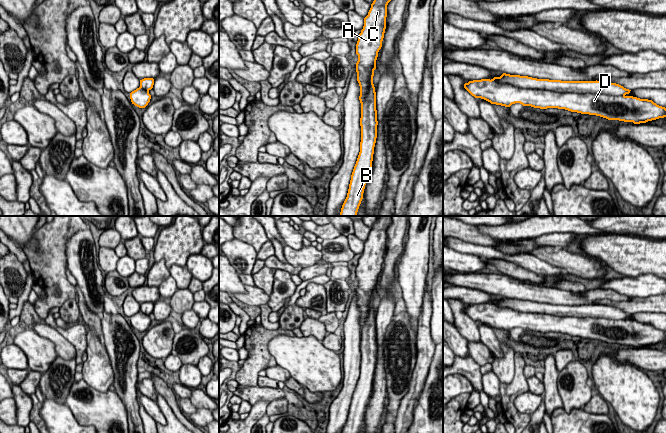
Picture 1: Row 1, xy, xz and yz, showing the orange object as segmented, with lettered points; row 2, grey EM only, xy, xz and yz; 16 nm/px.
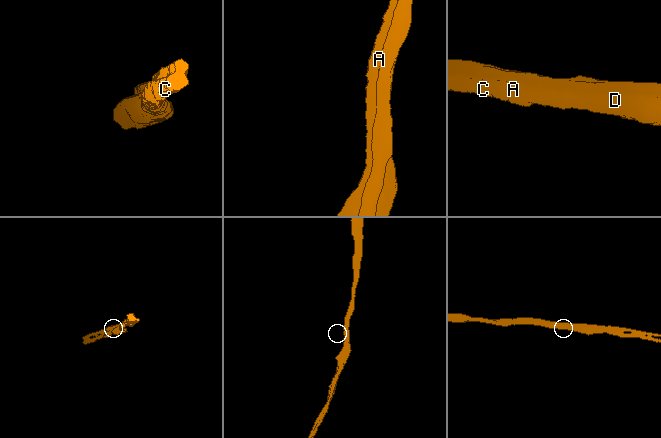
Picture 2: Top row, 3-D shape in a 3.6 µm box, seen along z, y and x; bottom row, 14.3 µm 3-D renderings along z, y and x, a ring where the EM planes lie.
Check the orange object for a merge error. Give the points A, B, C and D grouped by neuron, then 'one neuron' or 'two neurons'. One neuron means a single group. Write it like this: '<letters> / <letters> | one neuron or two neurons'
A B C D | one neuron

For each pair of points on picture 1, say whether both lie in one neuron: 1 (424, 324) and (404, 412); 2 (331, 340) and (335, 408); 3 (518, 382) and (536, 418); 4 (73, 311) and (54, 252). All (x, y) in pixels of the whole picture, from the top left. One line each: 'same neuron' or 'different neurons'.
1: same neuron
2: different neurons
3: different neurons
4: different neurons

